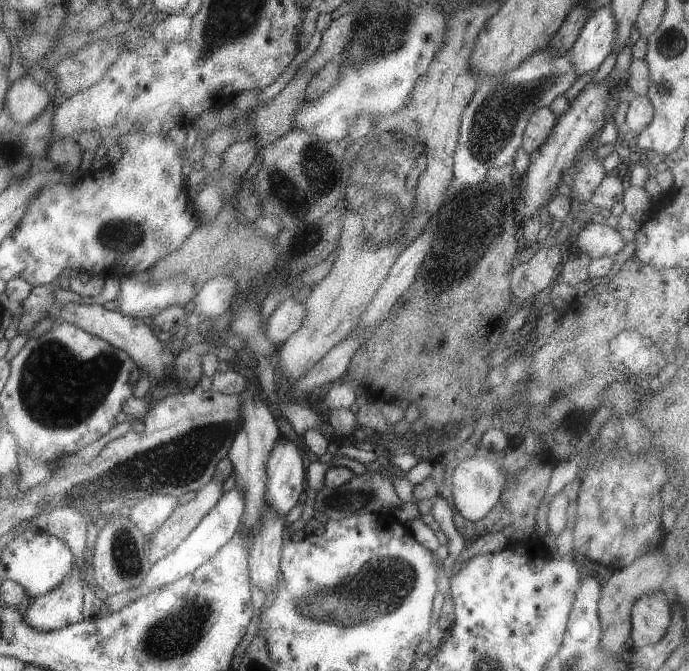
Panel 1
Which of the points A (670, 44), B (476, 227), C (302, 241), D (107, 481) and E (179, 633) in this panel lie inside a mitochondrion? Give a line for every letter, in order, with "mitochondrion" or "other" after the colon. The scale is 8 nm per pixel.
A: mitochondrion
B: mitochondrion
C: mitochondrion
D: mitochondrion
E: mitochondrion

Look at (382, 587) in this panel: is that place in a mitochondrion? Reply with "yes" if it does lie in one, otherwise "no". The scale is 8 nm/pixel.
yes

